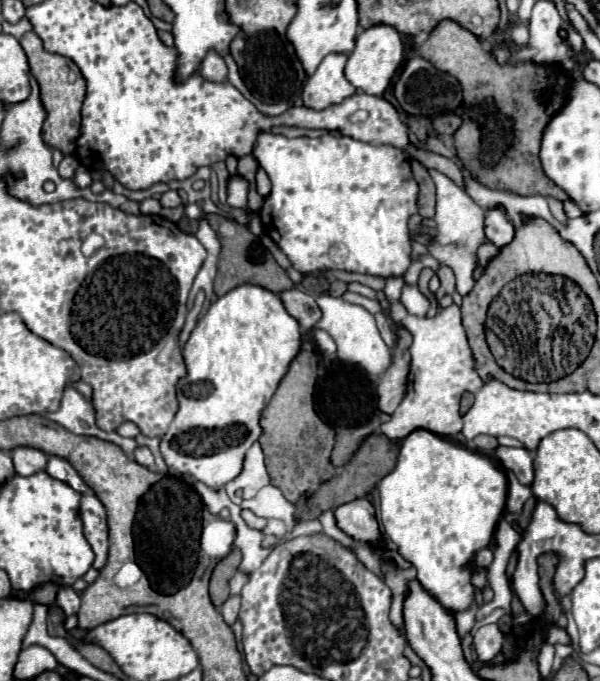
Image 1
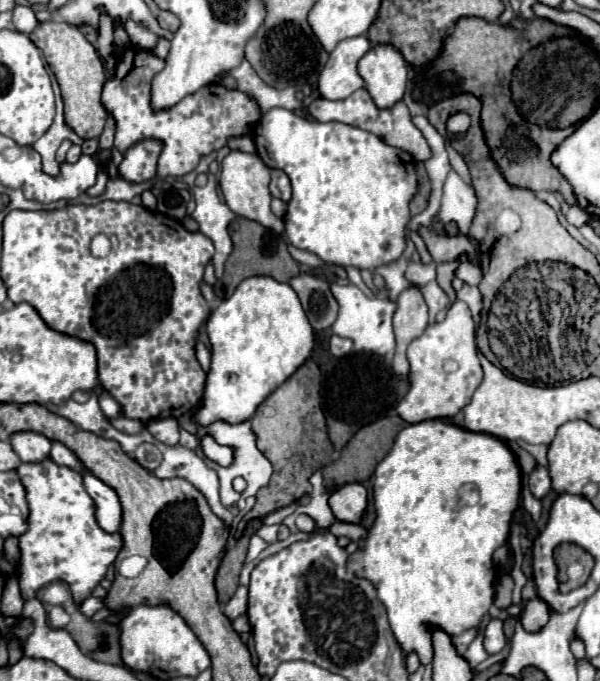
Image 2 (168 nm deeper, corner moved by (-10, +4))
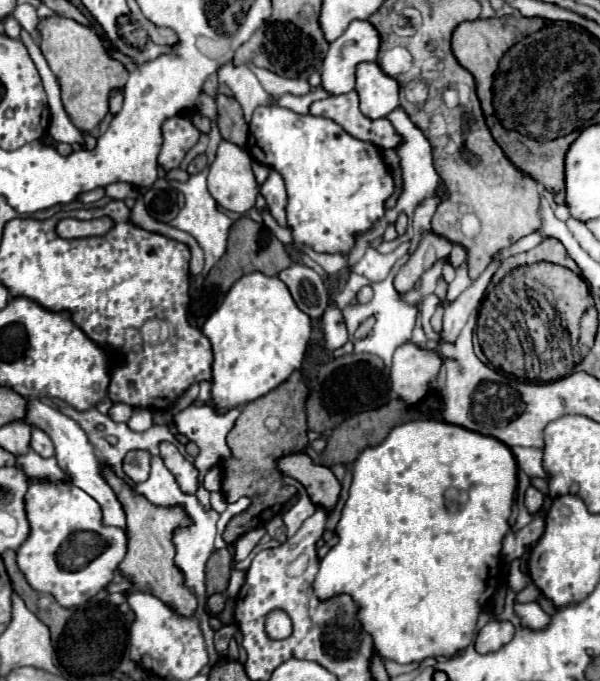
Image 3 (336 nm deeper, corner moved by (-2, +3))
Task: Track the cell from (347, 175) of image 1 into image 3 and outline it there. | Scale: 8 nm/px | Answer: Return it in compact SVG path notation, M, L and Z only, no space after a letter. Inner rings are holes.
M277 104L259 106L253 112L247 152L283 176L289 196L287 224L295 244L311 246L321 254L349 254L357 236L385 216L385 200L395 190L375 144L353 138L329 118L295 114Z

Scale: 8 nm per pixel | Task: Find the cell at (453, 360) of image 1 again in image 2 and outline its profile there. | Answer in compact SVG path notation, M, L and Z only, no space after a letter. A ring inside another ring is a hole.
M455 301L447 311L447 319L429 325L421 337L413 339L407 347L409 359L409 391L397 405L397 413L407 423L419 423L425 419L451 419L479 387L483 369L479 365L475 347L475 323L467 303Z

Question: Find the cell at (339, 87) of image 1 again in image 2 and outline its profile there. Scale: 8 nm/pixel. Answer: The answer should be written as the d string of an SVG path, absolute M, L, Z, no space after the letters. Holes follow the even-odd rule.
M365 35L343 39L329 55L321 75L319 75L319 93L325 99L345 99L353 91L363 87L363 79L357 73L359 59L371 49L371 43Z

